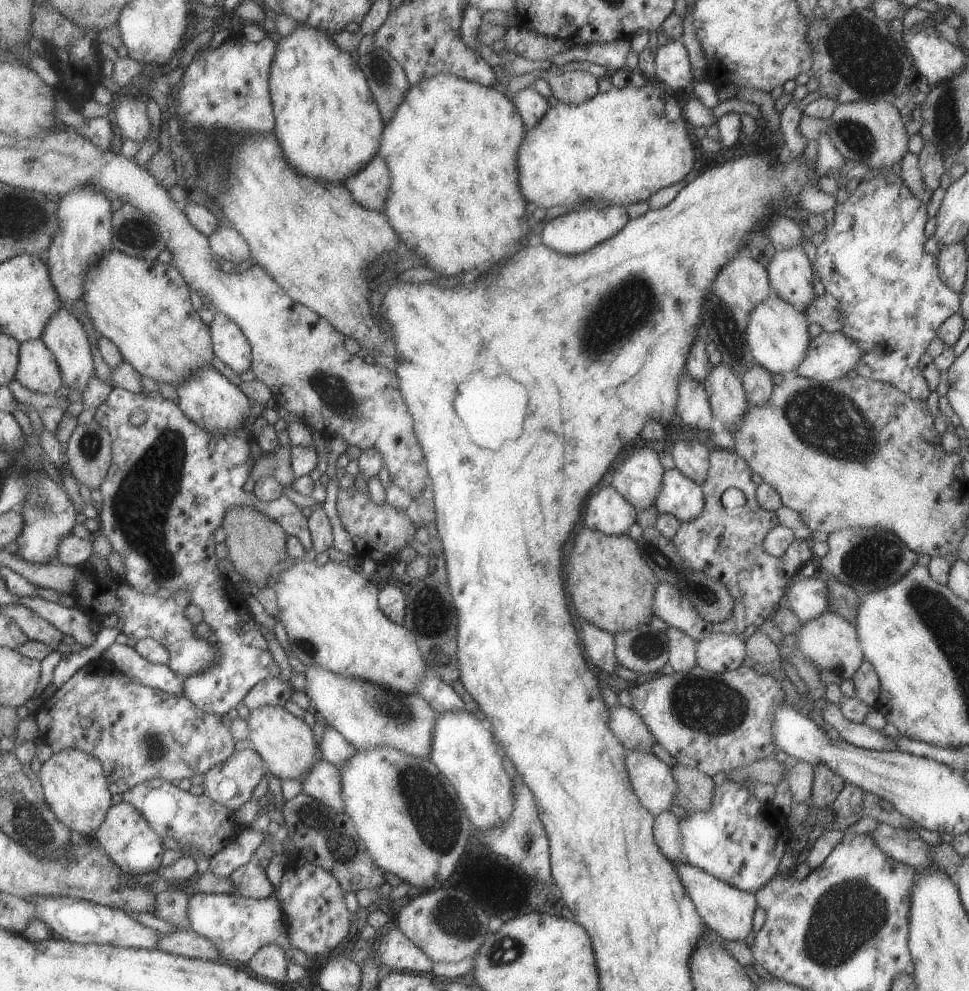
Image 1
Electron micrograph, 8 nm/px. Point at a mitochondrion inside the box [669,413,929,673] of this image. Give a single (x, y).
(861, 564)

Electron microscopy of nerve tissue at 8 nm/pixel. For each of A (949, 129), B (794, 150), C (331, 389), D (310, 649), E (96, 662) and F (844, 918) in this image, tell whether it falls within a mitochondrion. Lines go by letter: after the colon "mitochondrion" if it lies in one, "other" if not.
A: mitochondrion
B: other
C: mitochondrion
D: mitochondrion
E: other
F: mitochondrion

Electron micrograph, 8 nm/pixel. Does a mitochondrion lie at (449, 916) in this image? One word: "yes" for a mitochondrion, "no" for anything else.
yes

